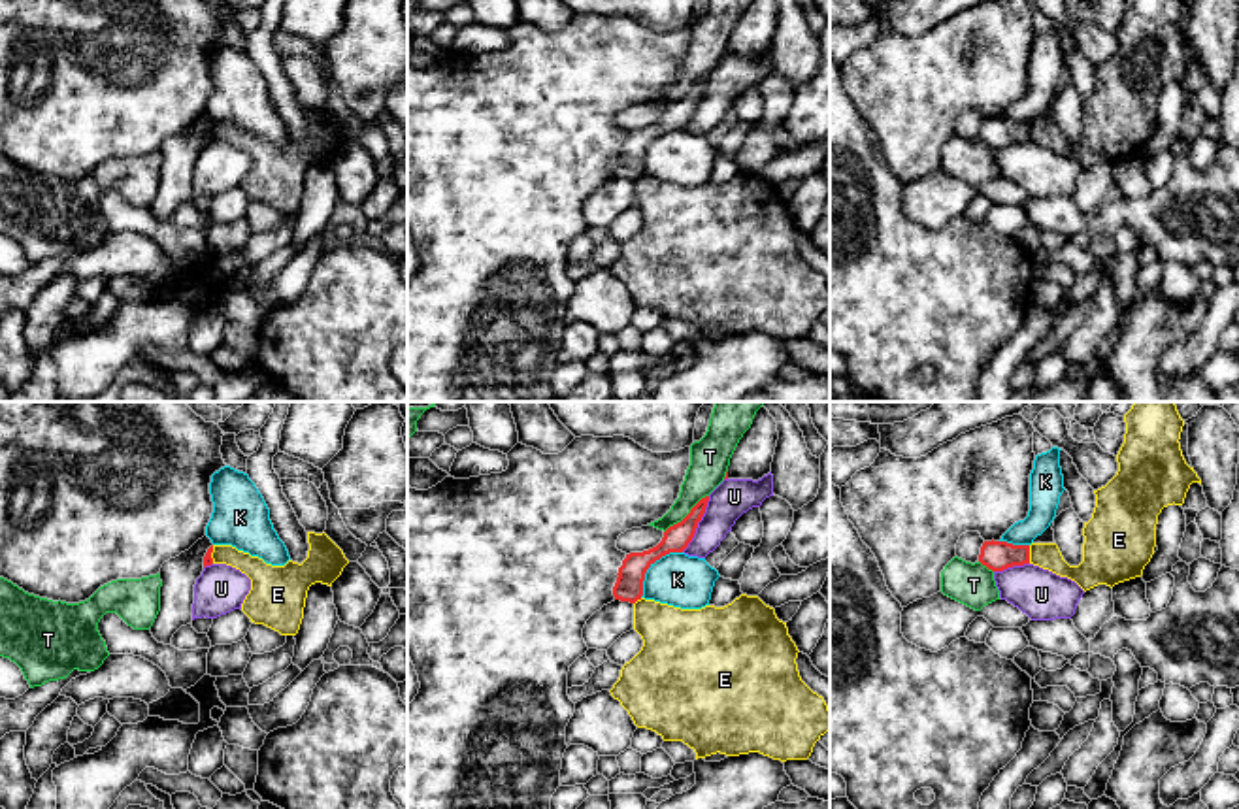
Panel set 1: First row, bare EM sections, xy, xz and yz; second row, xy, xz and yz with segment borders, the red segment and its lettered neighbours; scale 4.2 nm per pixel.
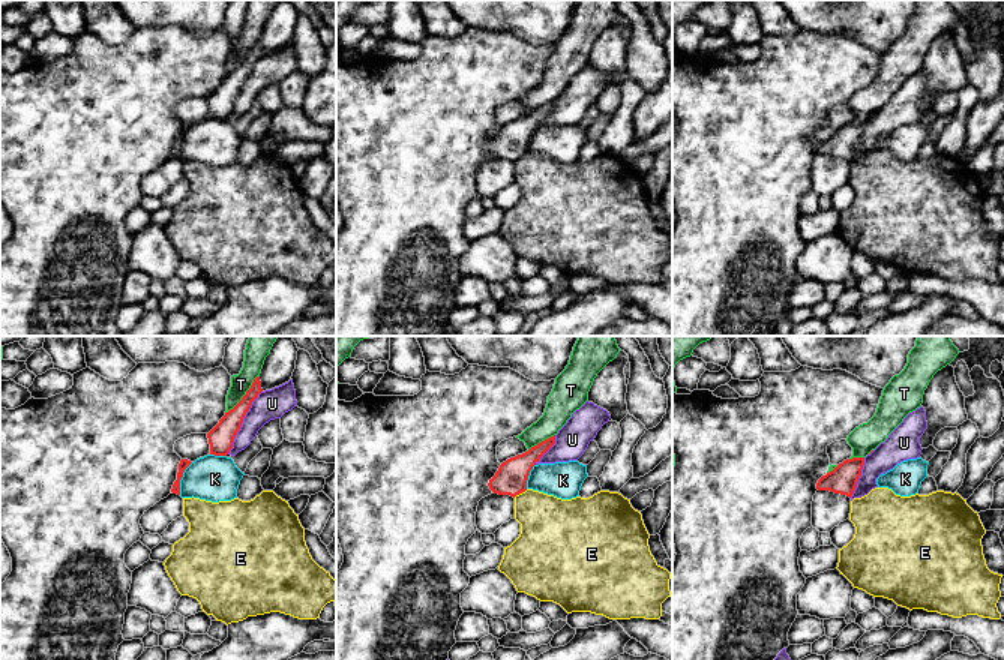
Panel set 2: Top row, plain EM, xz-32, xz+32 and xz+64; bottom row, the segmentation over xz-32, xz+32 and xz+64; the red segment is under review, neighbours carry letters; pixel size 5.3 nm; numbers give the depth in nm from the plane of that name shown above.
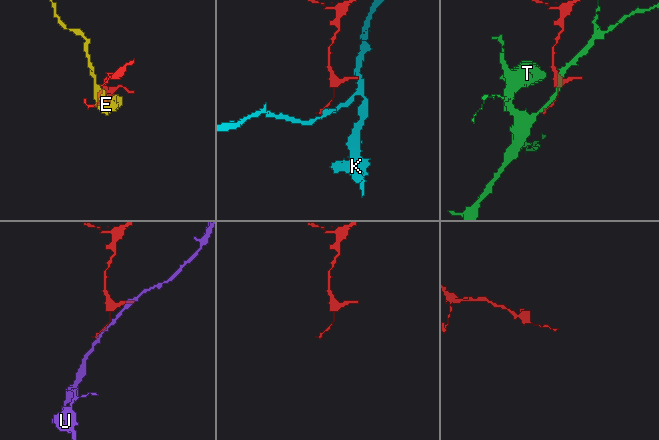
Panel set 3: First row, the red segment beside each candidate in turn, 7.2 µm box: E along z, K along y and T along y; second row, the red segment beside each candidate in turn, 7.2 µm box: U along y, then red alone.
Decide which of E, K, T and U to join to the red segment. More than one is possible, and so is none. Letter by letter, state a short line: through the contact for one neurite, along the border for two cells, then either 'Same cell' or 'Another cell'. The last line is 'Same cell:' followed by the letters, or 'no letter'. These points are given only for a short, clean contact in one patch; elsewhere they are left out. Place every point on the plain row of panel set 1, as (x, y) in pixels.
E: Line: yz (1028, 123), (1030, 140). Another cell
K: Line: xz (681, 129), (662, 132), (647, 148), (640, 174). Another cell
T: Another cell
U: Another cell
Same cell: no letter

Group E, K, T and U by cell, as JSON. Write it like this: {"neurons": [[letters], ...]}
{"neurons": [["E"], ["K"], ["T"], ["U"]]}

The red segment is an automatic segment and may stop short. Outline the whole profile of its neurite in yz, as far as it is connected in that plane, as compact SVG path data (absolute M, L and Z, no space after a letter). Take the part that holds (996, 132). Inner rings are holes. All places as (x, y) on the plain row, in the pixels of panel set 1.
M984 119L979 140L992 149L1003 149L1013 143L1030 141L1030 123L1013 123L1007 119Z

